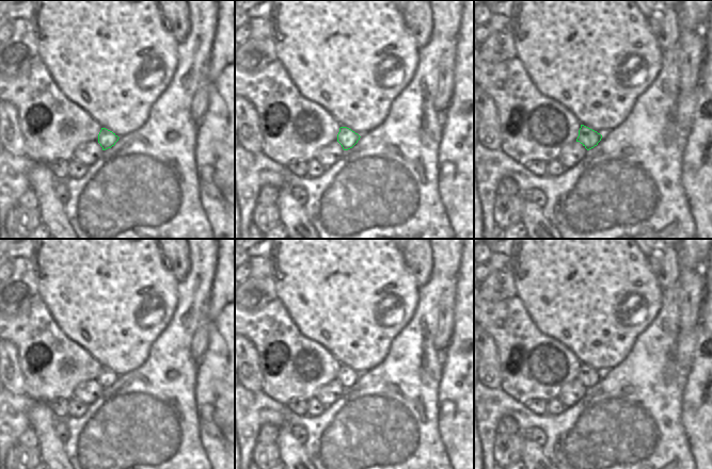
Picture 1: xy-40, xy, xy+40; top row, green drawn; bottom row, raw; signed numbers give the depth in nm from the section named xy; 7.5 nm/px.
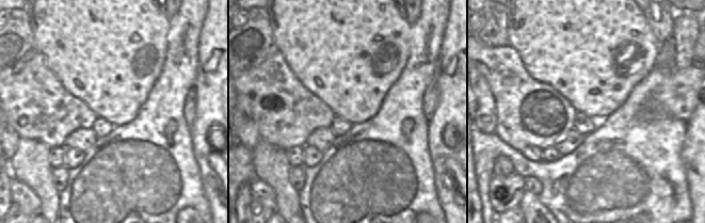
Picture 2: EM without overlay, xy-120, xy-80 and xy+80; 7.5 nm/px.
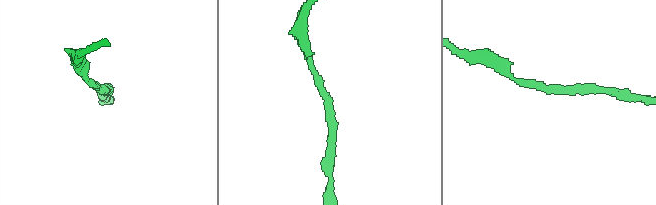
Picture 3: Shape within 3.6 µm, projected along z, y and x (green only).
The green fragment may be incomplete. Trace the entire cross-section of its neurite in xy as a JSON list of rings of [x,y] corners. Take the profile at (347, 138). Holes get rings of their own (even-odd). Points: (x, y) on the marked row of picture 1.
[[[341,127],[337,134],[337,142],[342,145],[344,150],[352,148],[358,141],[360,135],[347,127]]]

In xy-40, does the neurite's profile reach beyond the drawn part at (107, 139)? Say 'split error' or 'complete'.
complete

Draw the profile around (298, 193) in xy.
[[[296,187],[294,189],[290,189],[290,192],[299,204],[301,204],[302,206],[305,205],[307,200],[307,194],[303,189],[301,189],[300,187]]]

